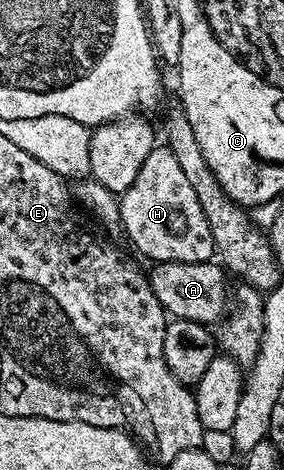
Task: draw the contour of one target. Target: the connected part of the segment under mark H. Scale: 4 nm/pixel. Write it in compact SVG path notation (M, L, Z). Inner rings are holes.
M165 144L155 145L152 152L144 160L140 172L136 172L136 180L132 180L132 188L120 195L118 204L120 226L126 229L130 242L151 263L160 262L208 262L215 257L212 228L208 228L208 220L204 216L204 208L200 208L200 200L196 200L196 192L192 192L192 184L188 184L176 156L172 156L170 147Z

